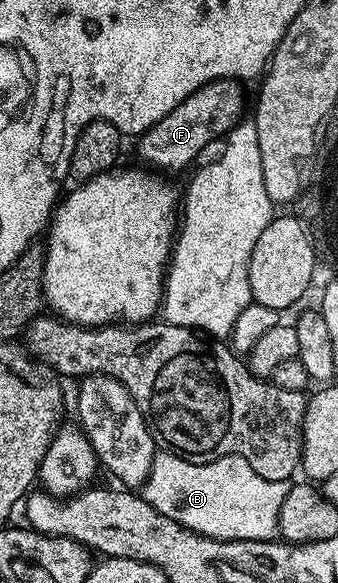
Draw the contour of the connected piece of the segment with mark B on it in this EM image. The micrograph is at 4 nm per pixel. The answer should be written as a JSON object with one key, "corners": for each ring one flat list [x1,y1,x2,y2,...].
{"corners":[[158,451,140,495,160,515,168,515,193,533,217,541,268,541,278,533,280,507,289,490,287,482,256,475,243,457,221,457,197,465,175,453]]}

